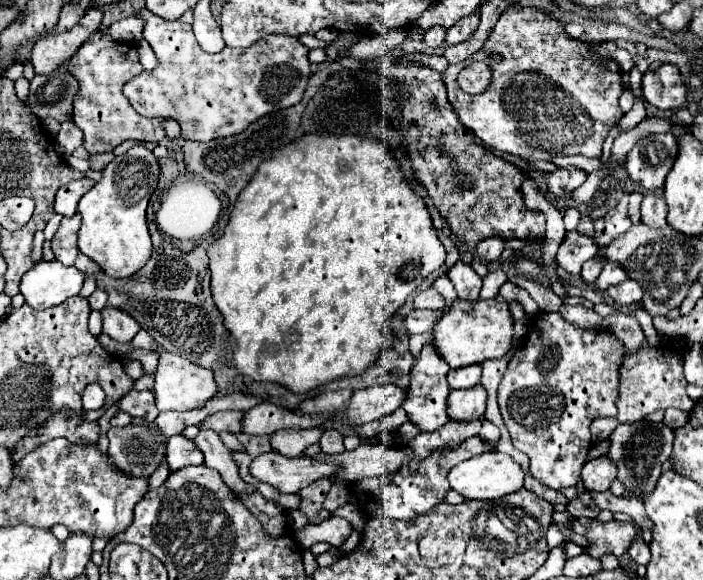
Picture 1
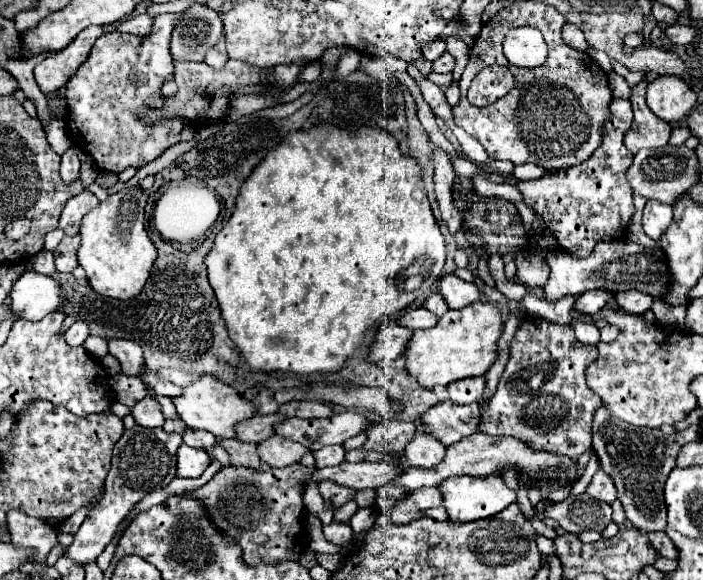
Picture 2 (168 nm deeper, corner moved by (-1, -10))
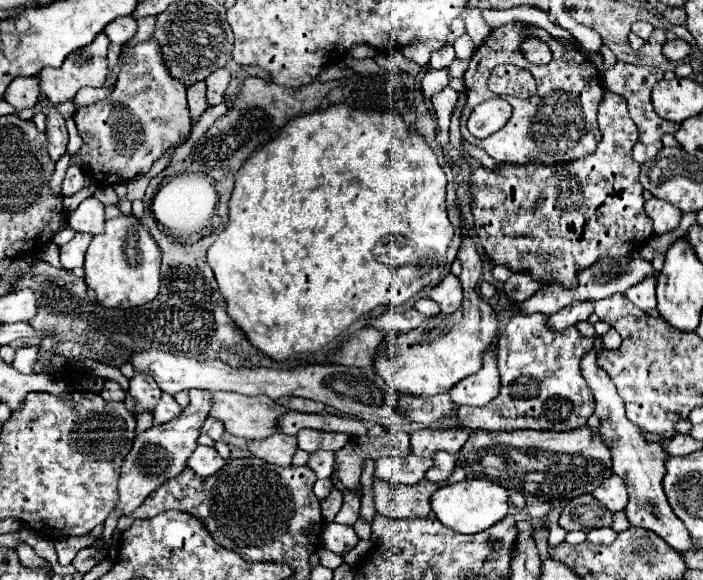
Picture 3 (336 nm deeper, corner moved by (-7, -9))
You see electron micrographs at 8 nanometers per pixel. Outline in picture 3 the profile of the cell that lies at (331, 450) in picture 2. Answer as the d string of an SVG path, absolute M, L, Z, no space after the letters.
M316 451L310 455L308 463L306 463L318 479L330 479L332 471L334 471L334 453L332 451Z

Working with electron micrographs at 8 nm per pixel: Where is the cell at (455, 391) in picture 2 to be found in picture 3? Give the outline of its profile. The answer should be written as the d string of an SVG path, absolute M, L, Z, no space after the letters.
M492 349L484 351L484 367L480 373L474 373L472 377L466 377L460 381L460 385L454 385L450 389L452 401L456 405L474 405L482 407L488 405L500 391L500 375L496 367L496 355Z

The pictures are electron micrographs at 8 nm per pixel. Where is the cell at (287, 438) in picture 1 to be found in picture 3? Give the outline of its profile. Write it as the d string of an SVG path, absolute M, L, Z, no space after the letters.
M274 433L268 439L248 441L248 449L258 459L264 459L264 461L280 465L280 467L288 467L298 445L296 445L296 437L292 437L292 435Z

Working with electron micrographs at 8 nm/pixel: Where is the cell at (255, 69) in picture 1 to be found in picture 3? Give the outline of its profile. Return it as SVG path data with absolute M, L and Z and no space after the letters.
M120 17L104 27L104 35L110 39L114 45L126 45L136 33L136 19L134 17Z

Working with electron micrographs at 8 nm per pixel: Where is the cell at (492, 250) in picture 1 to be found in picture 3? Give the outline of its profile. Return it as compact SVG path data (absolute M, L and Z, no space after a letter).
M516 315L510 319L506 329L498 339L498 369L502 377L500 395L484 407L458 407L456 417L458 421L472 429L484 431L516 431L516 429L556 429L556 431L570 431L576 427L586 425L588 417L594 413L594 397L580 373L580 359L584 353L592 349L592 341L582 337L576 327L568 327L564 331L550 331L546 327L546 315Z

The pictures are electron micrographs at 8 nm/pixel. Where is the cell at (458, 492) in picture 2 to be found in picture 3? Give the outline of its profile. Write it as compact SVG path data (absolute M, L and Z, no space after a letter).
M472 479L472 481L444 485L444 487L436 489L436 493L432 493L432 497L430 497L430 507L442 525L446 525L458 533L480 533L506 517L508 495L502 485L484 481L484 479Z

